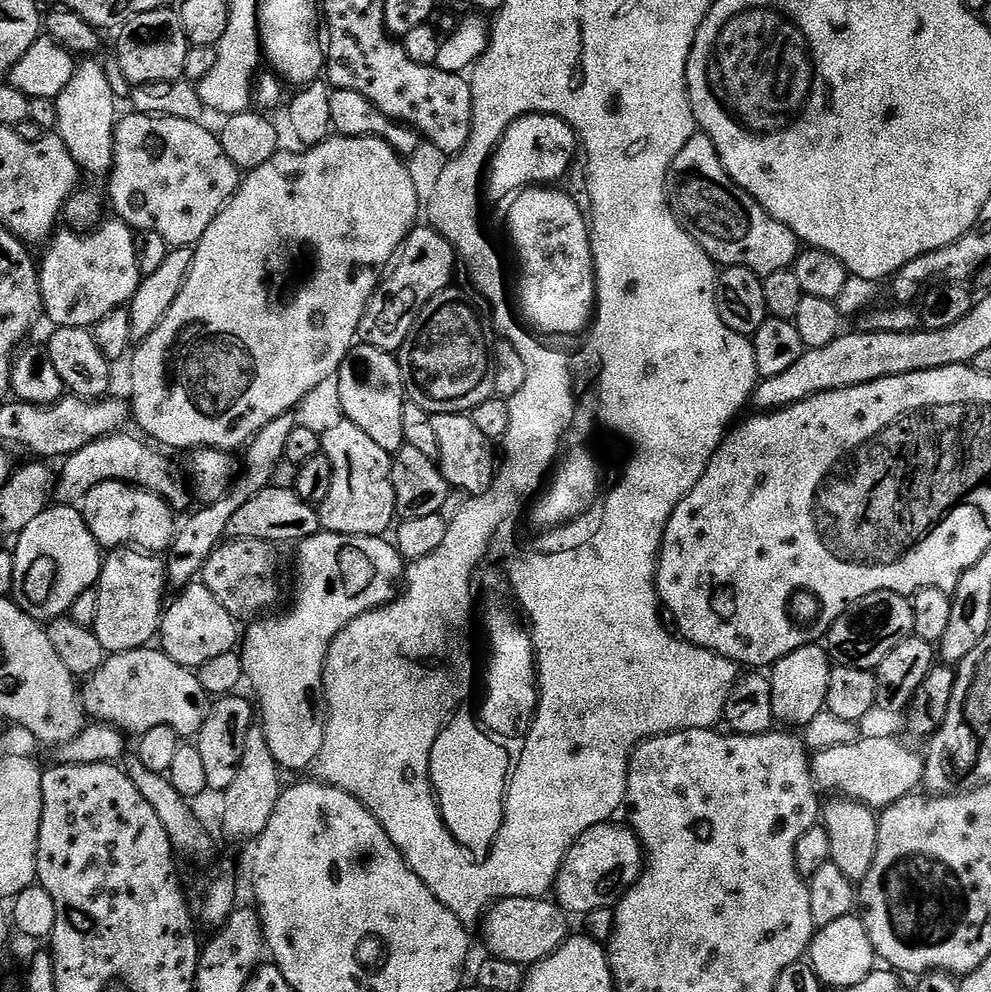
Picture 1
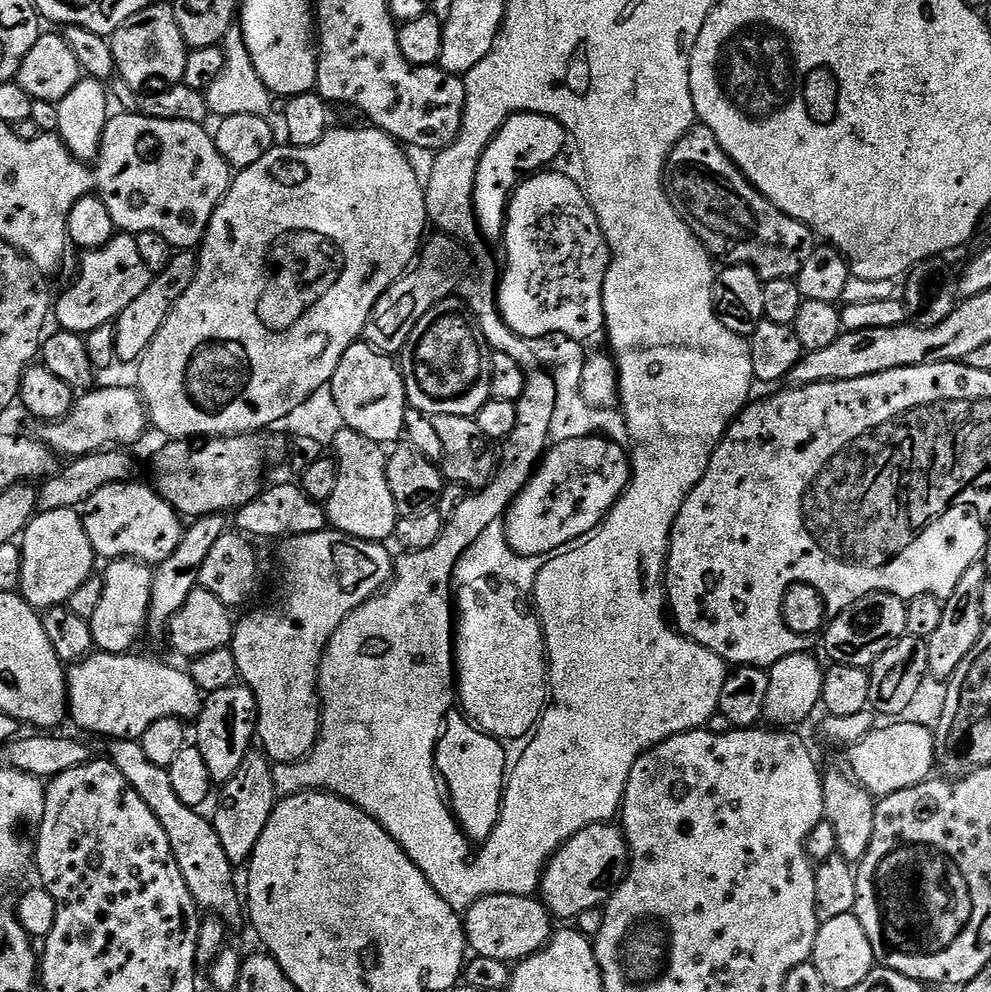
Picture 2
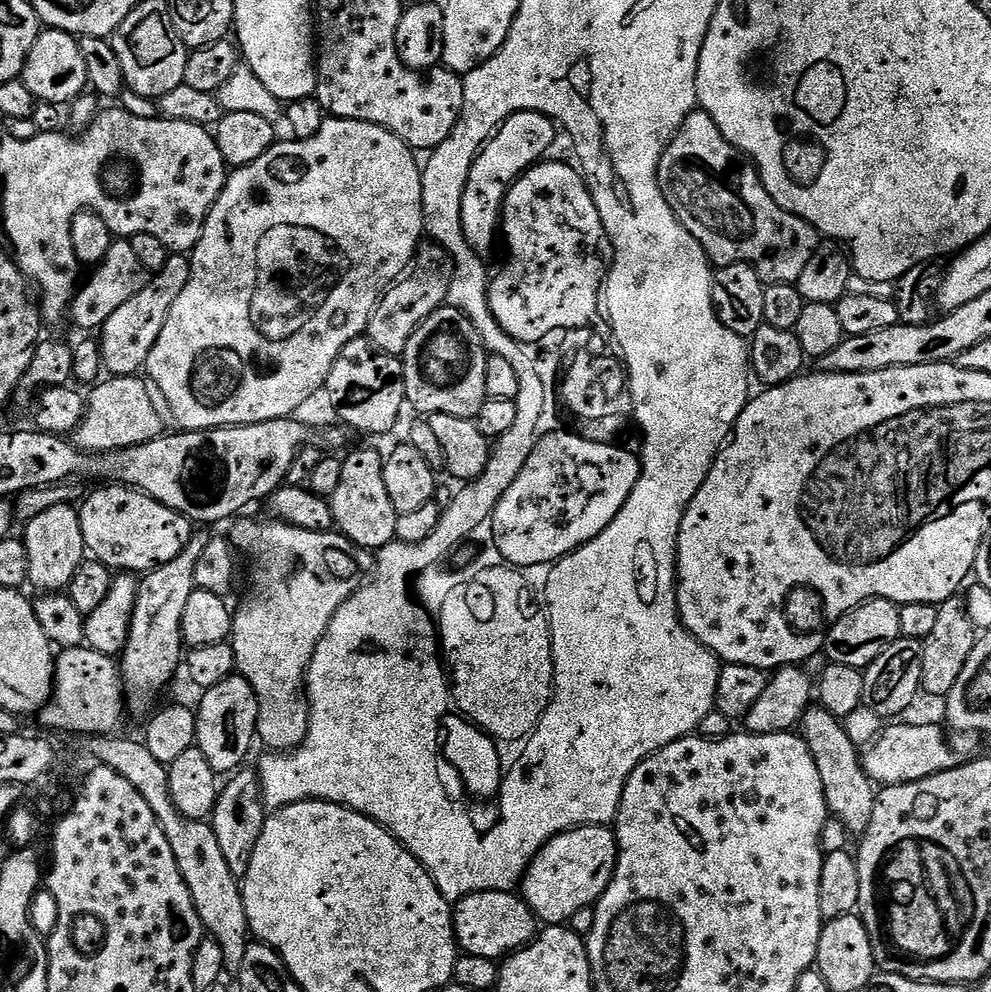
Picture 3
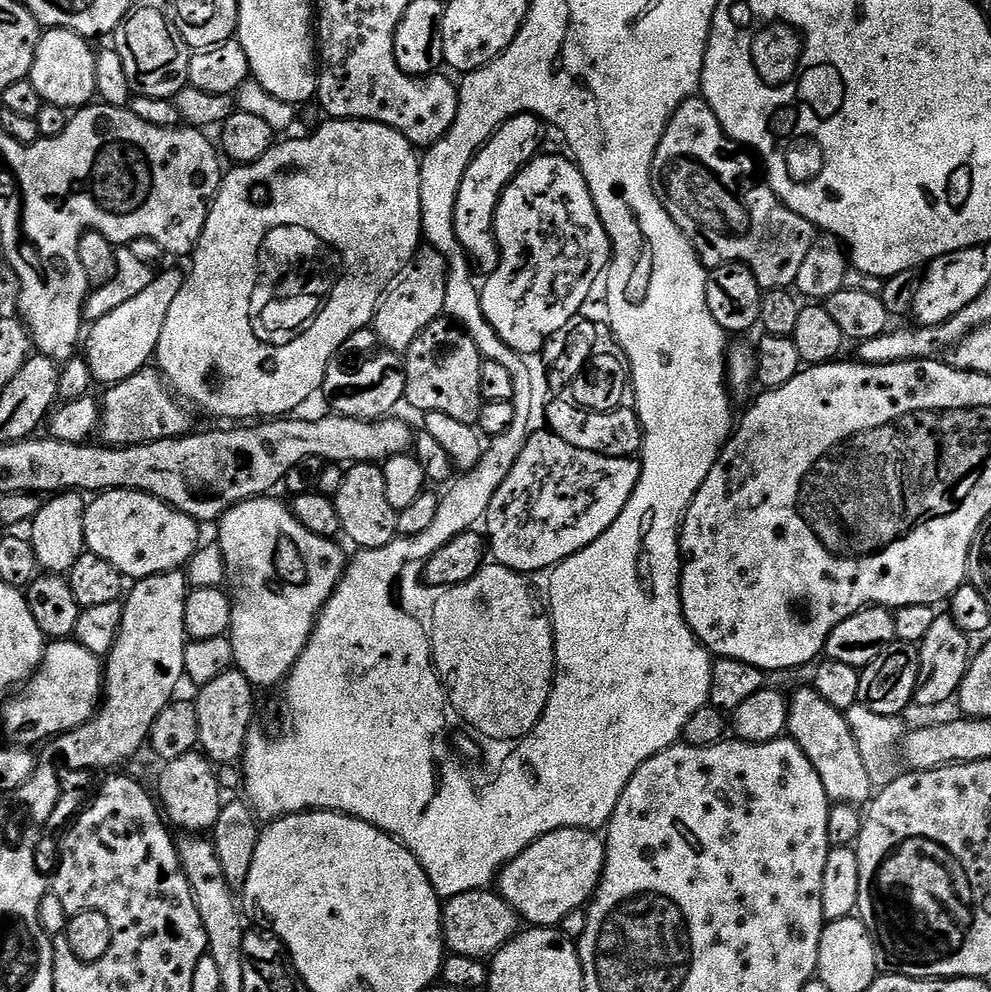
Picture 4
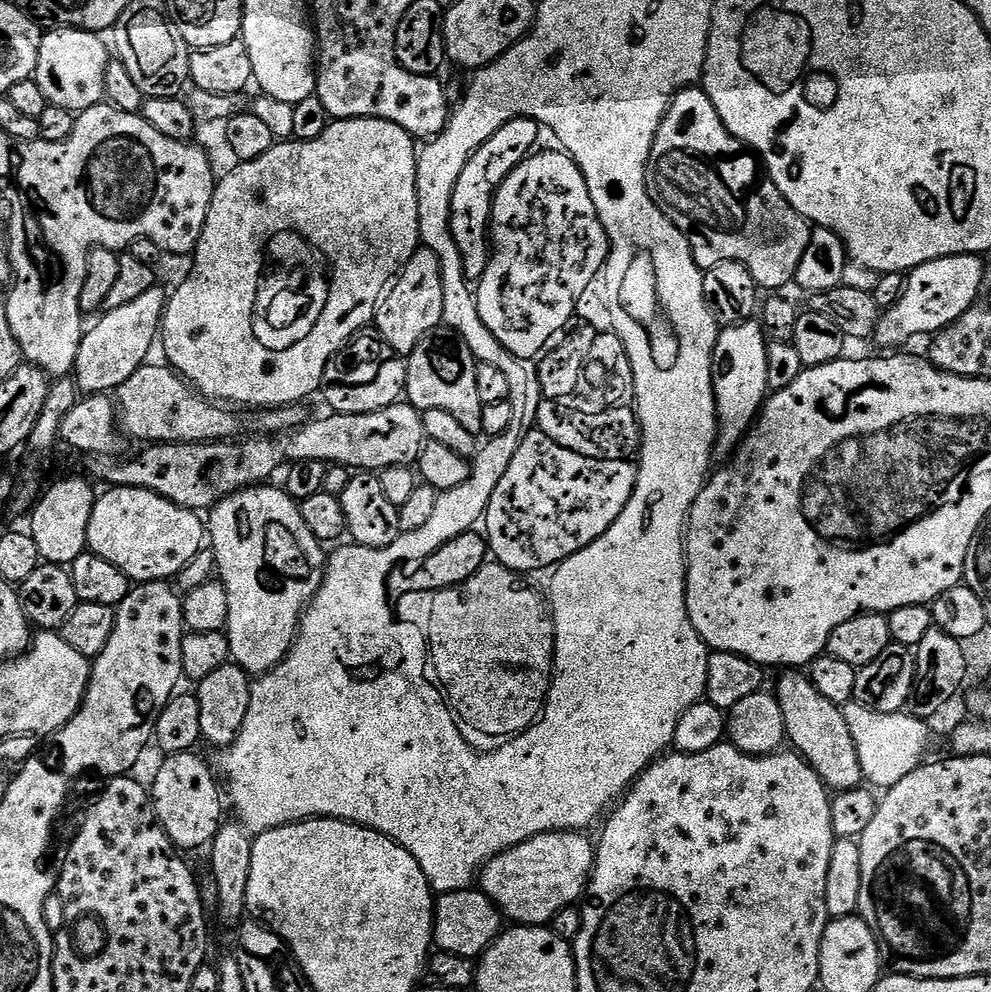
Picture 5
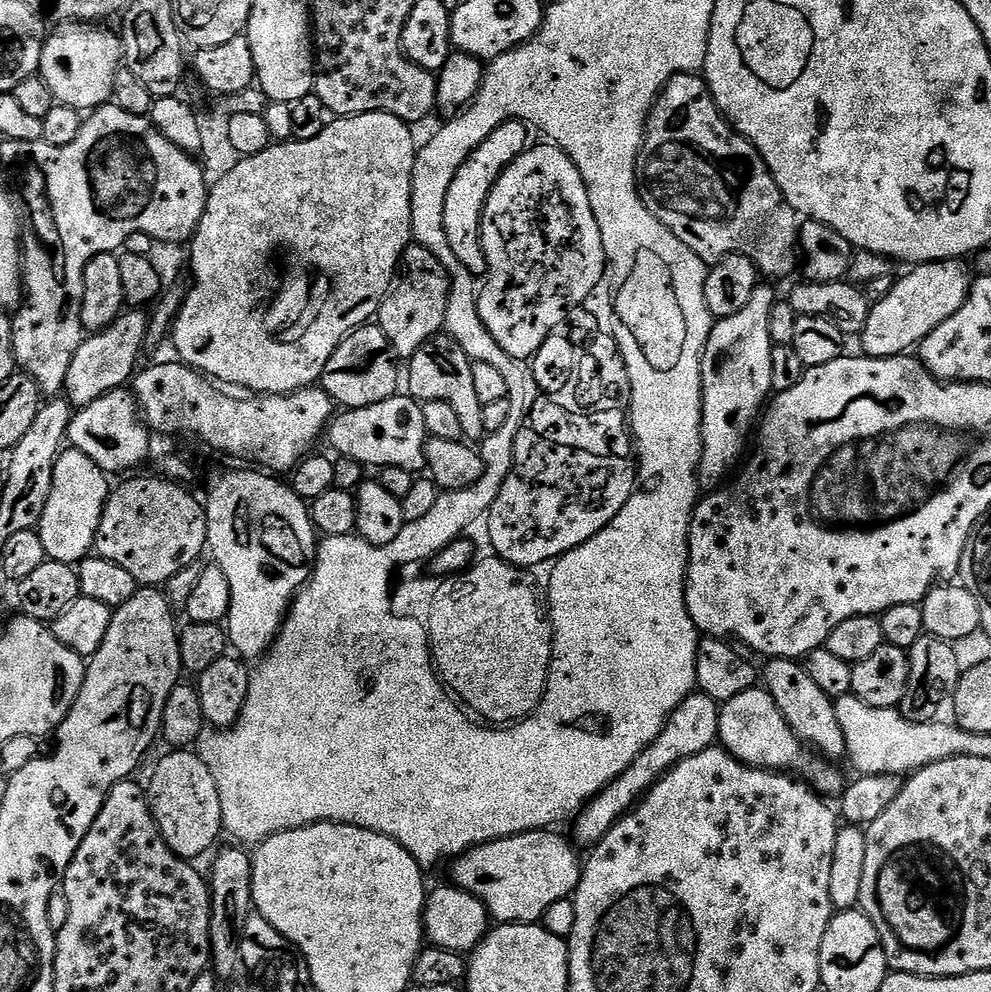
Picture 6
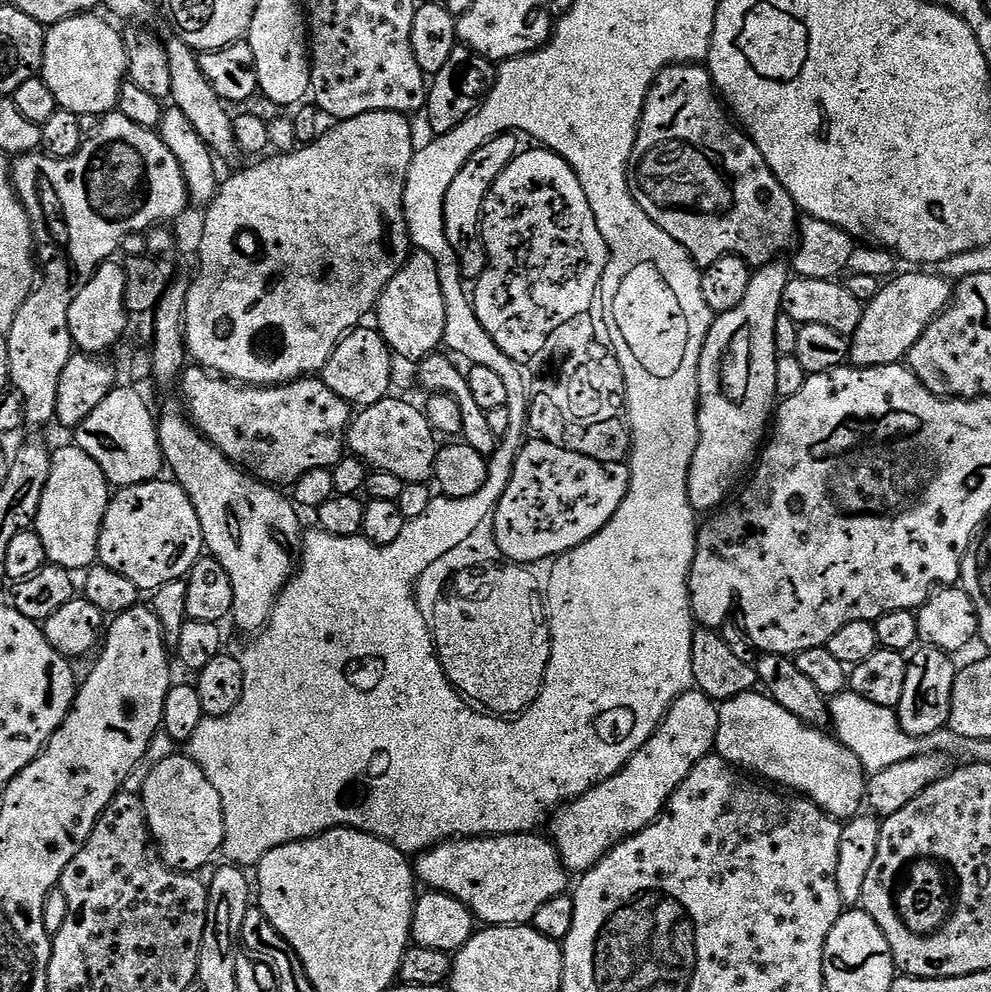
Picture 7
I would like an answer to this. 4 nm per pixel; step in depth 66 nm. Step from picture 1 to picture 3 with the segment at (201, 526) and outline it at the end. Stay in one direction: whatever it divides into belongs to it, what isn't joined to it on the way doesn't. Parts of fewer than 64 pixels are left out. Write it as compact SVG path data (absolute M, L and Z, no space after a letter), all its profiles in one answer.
M193 535L186 550L182 550L174 562L152 569L139 581L130 638L118 660L122 684L126 689L126 704L131 711L133 708L136 712L151 713L156 692L162 691L175 678L179 668L181 671L182 653L186 648L180 625L182 613L186 611L186 602L190 602L190 594L197 591L194 569L198 566L198 558L202 558L202 550L206 550L208 540L207 535Z

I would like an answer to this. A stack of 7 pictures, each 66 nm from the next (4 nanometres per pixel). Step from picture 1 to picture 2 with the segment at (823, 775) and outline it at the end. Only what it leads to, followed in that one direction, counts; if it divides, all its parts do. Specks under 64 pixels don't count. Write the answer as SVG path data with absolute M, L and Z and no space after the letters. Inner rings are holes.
M908 718L899 722L888 722L885 728L873 727L866 738L847 749L851 775L857 784L873 797L883 798L898 790L923 784L933 775L936 763L936 733L924 724L911 724ZM901 723L901 724L900 724ZM852 767L852 768L851 768ZM933 768L933 772L932 772Z

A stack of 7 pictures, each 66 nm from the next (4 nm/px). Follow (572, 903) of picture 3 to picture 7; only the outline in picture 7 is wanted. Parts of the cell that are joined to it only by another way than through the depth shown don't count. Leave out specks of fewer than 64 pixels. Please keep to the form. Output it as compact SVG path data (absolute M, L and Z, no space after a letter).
M535 831L515 832L509 836L474 836L471 838L453 838L436 845L415 857L414 871L421 885L437 892L445 892L458 902L462 902L472 911L477 921L488 926L502 924L531 925L534 914L539 908L569 891L570 873L560 860L560 851L547 835L536 836Z

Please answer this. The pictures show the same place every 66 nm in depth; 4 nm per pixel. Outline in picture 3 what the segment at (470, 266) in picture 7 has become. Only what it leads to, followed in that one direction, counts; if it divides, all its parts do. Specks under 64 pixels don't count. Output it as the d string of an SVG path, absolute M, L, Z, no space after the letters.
M512 108L504 120L496 120L496 128L492 128L492 132L480 140L480 148L472 152L472 164L468 164L468 176L464 176L466 190L462 194L462 230L468 239L468 247L475 250L477 256L487 257L487 252L496 244L496 235L501 235L504 200L517 180L527 178L531 171L561 165L572 167L581 176L588 172L588 164L584 164L584 156L580 156L580 144L576 144L576 136L572 136L572 128L568 128L564 120L549 120L544 108Z

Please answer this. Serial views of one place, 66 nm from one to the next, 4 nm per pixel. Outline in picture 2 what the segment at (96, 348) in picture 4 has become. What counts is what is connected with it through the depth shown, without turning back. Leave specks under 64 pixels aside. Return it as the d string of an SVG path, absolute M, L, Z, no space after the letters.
M177 251L173 255L170 266L166 266L166 270L159 273L153 279L152 284L146 286L146 290L142 290L142 294L138 294L138 298L134 298L134 302L130 302L130 306L126 306L126 310L122 310L122 314L114 321L117 361L136 362L144 355L150 342L154 342L158 330L162 330L172 305L176 303L179 296L186 294L186 290L191 286L192 279L196 276L197 263L197 257L191 251Z

